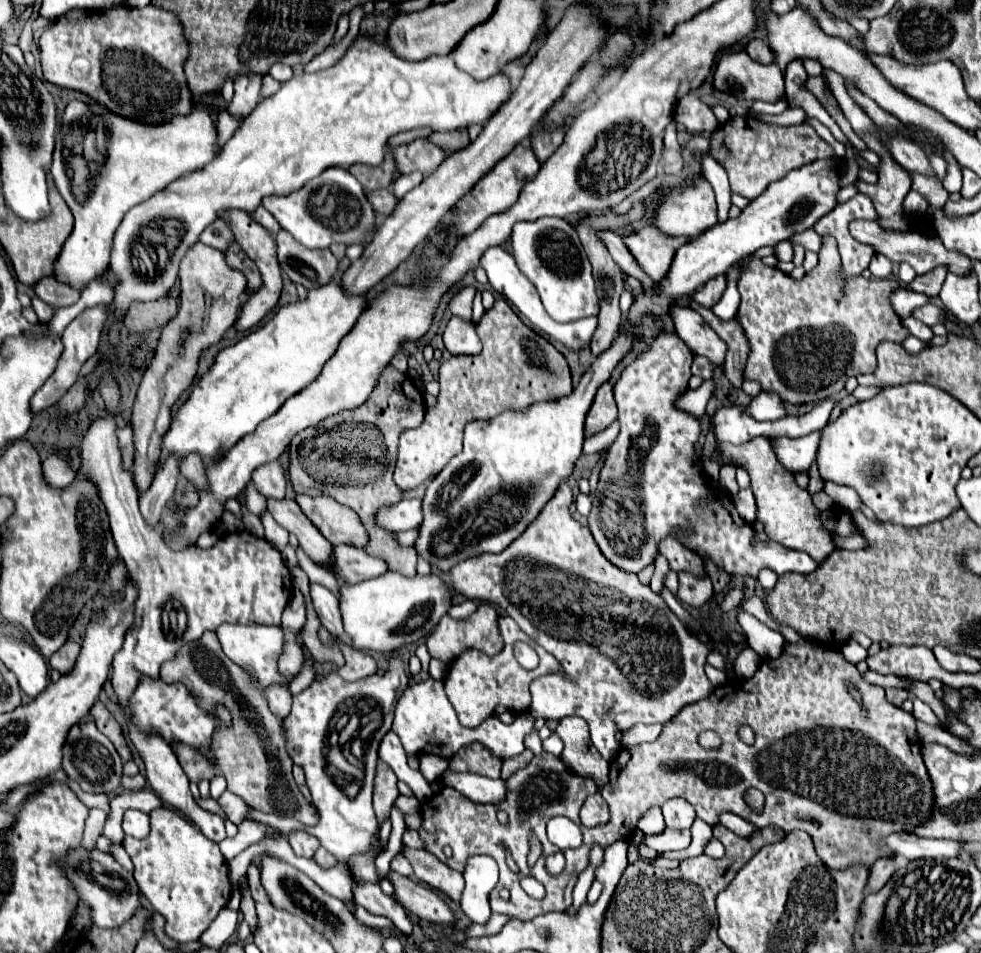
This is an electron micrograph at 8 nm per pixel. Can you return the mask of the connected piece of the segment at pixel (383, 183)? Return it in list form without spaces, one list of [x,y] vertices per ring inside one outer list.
[[[390,146],[386,150],[386,160],[380,166],[366,166],[366,164],[354,164],[348,168],[356,180],[366,188],[366,190],[378,190],[378,188],[390,188],[394,182],[396,174],[396,158],[394,158],[394,148]]]

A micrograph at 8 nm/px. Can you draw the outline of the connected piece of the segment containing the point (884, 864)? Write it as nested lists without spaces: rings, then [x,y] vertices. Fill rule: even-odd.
[[[880,858],[872,864],[870,868],[870,880],[868,880],[868,890],[870,892],[878,892],[894,874],[894,860],[890,858]]]

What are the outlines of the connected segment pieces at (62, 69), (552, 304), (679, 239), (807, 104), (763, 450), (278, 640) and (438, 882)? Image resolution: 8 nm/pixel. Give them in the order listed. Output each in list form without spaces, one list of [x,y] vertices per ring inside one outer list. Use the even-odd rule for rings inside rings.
[[[116,6],[116,8],[108,8],[108,10],[82,10],[82,8],[74,8],[74,12],[66,12],[62,16],[58,16],[50,28],[44,30],[44,34],[40,36],[40,56],[42,56],[42,72],[44,78],[52,84],[64,86],[64,88],[72,88],[72,90],[82,90],[86,94],[90,94],[96,102],[104,104],[110,110],[118,110],[118,114],[128,114],[132,118],[138,118],[142,122],[162,122],[174,114],[188,114],[190,106],[192,106],[192,98],[190,98],[190,90],[188,90],[188,82],[182,70],[182,62],[186,60],[186,40],[182,38],[182,26],[176,20],[176,16],[172,12],[154,8],[154,6],[146,6],[146,8],[132,8],[132,6]]]
[[[538,218],[534,222],[518,222],[518,224],[514,224],[510,240],[512,240],[512,254],[514,254],[514,260],[520,268],[520,272],[534,284],[534,288],[538,290],[538,294],[542,298],[546,312],[556,322],[572,322],[572,320],[580,320],[580,318],[598,314],[598,296],[596,296],[592,266],[586,258],[586,252],[580,244],[576,230],[566,220],[562,220],[562,218]]]
[[[644,226],[630,236],[624,238],[626,246],[630,246],[634,258],[638,258],[638,264],[644,266],[644,270],[656,280],[662,282],[670,270],[672,258],[684,242],[690,242],[690,238],[684,236],[668,236],[662,234],[662,230]]]
[[[794,58],[792,62],[788,62],[788,66],[786,66],[786,100],[788,100],[788,108],[802,108],[808,118],[820,120],[830,130],[838,128],[838,124],[830,118],[826,108],[822,104],[818,104],[816,96],[808,94],[806,80],[808,80],[808,74],[802,66],[802,60]]]
[[[758,436],[740,446],[722,442],[720,456],[728,458],[734,466],[740,466],[750,474],[752,492],[754,492],[756,504],[758,504],[758,518],[764,522],[766,534],[770,540],[774,540],[786,548],[804,550],[816,562],[822,562],[836,548],[830,532],[822,526],[820,512],[812,504],[810,494],[804,488],[800,488],[794,480],[794,474],[778,462],[772,440],[768,436]]]
[[[222,624],[216,630],[222,650],[226,652],[226,656],[236,662],[238,666],[242,666],[244,670],[252,672],[258,678],[258,684],[262,688],[274,684],[274,682],[282,682],[282,676],[278,674],[276,662],[278,656],[282,654],[282,630],[278,626],[242,626],[242,624]]]
[[[402,846],[400,852],[412,864],[418,880],[422,880],[428,886],[444,892],[454,902],[460,902],[460,896],[464,890],[464,878],[460,872],[452,870],[450,866],[446,866],[444,862],[440,862],[434,854],[426,852],[426,850],[410,850],[410,848]]]

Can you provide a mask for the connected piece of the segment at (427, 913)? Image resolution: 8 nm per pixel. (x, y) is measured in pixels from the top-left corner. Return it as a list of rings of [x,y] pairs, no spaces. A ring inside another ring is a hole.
[[[392,870],[386,874],[386,880],[392,882],[396,900],[418,918],[424,918],[430,922],[454,922],[454,916],[448,904],[430,888],[422,888],[412,878],[400,876],[398,872],[392,872]]]

